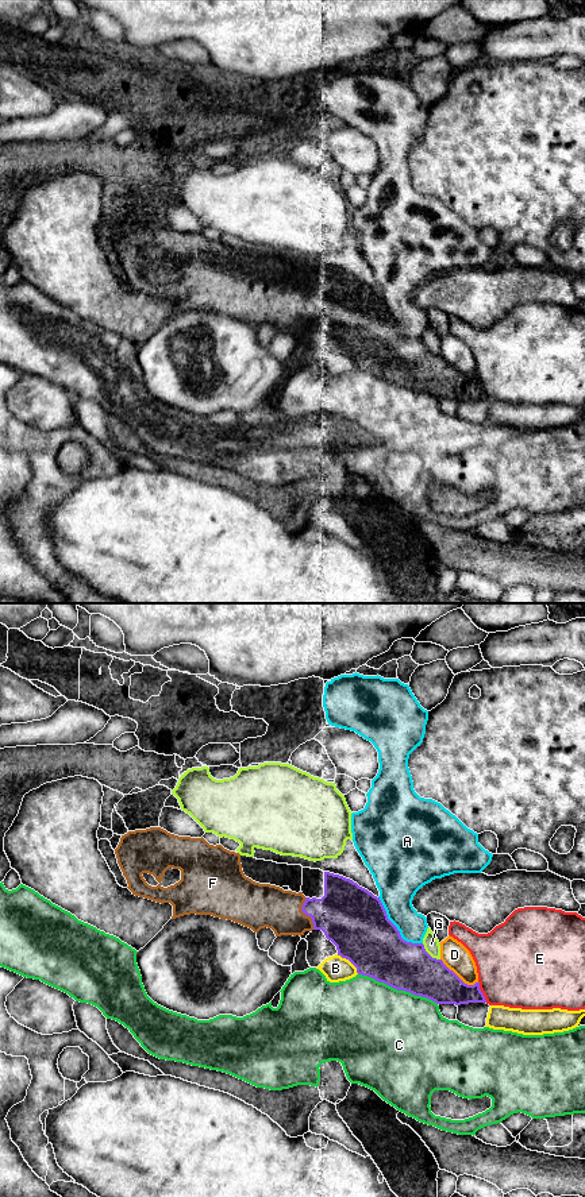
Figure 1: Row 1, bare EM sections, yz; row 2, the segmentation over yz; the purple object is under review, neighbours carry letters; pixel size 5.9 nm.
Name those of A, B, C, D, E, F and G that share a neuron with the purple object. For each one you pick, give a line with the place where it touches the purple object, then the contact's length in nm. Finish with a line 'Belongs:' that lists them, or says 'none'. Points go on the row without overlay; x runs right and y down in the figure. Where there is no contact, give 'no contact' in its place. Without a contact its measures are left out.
F: meets purple in yz at (306, 309); contact 200 nm long
Belongs: F

